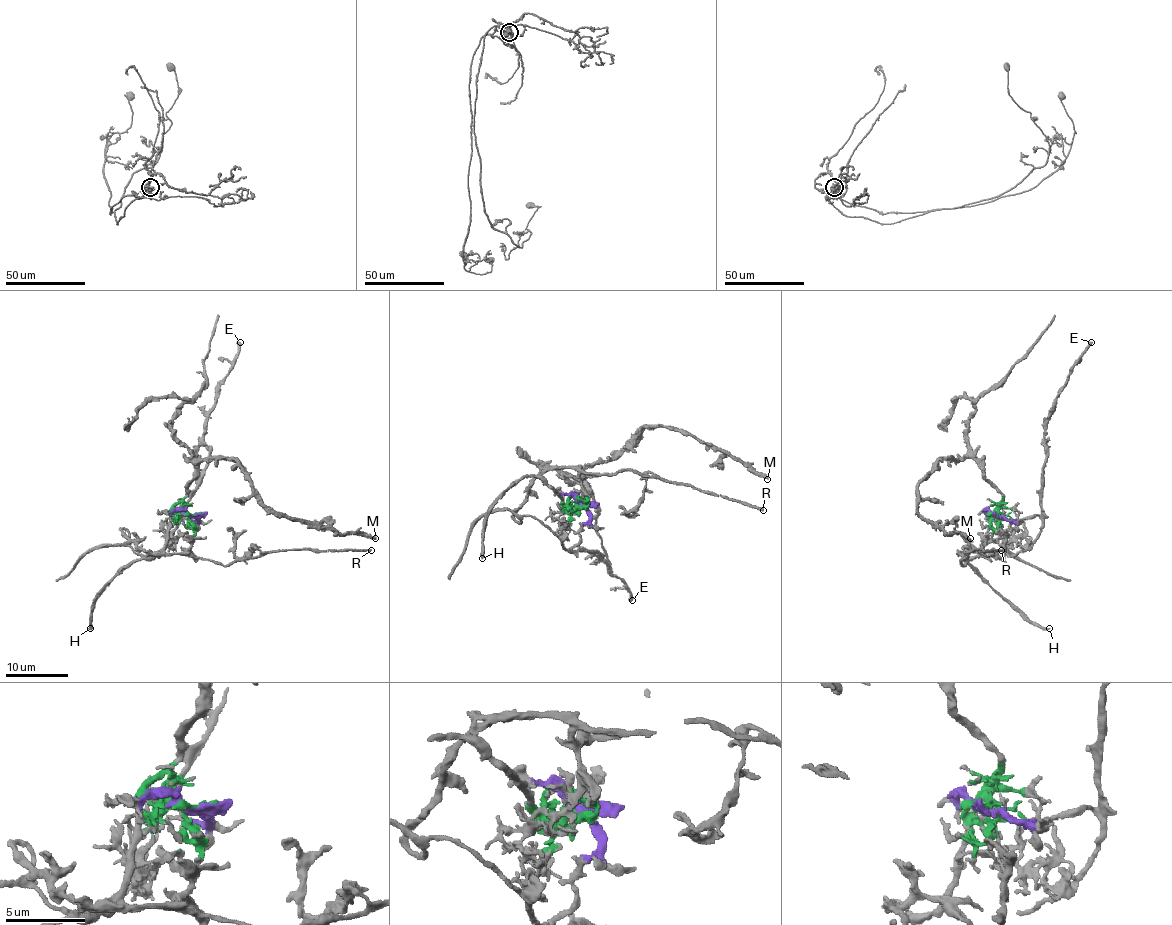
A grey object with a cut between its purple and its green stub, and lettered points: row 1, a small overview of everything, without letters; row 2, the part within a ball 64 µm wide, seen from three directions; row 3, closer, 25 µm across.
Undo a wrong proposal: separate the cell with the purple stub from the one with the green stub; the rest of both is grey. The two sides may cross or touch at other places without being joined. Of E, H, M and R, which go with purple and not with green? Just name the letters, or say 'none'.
E, R

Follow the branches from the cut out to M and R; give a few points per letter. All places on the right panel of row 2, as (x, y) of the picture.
M: (994, 513), (1002, 495), (972, 458), (940, 458), (918, 484), (918, 512), (942, 529), (970, 539)
R: (994, 515), (1041, 520), (1029, 546), (1010, 556), (1003, 531), (959, 553), (961, 564), (1002, 550)

